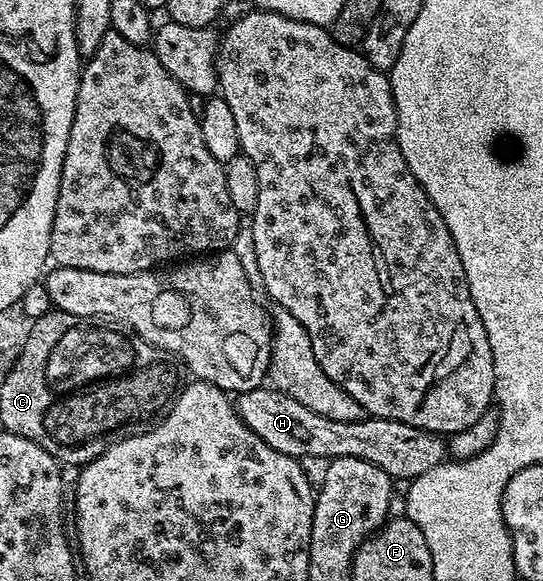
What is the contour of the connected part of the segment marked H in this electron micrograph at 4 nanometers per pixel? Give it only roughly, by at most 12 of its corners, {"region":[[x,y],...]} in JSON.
{"region":[[272,386],[240,393],[241,420],[297,459],[357,457],[408,482],[446,441],[393,419],[338,422]]}

